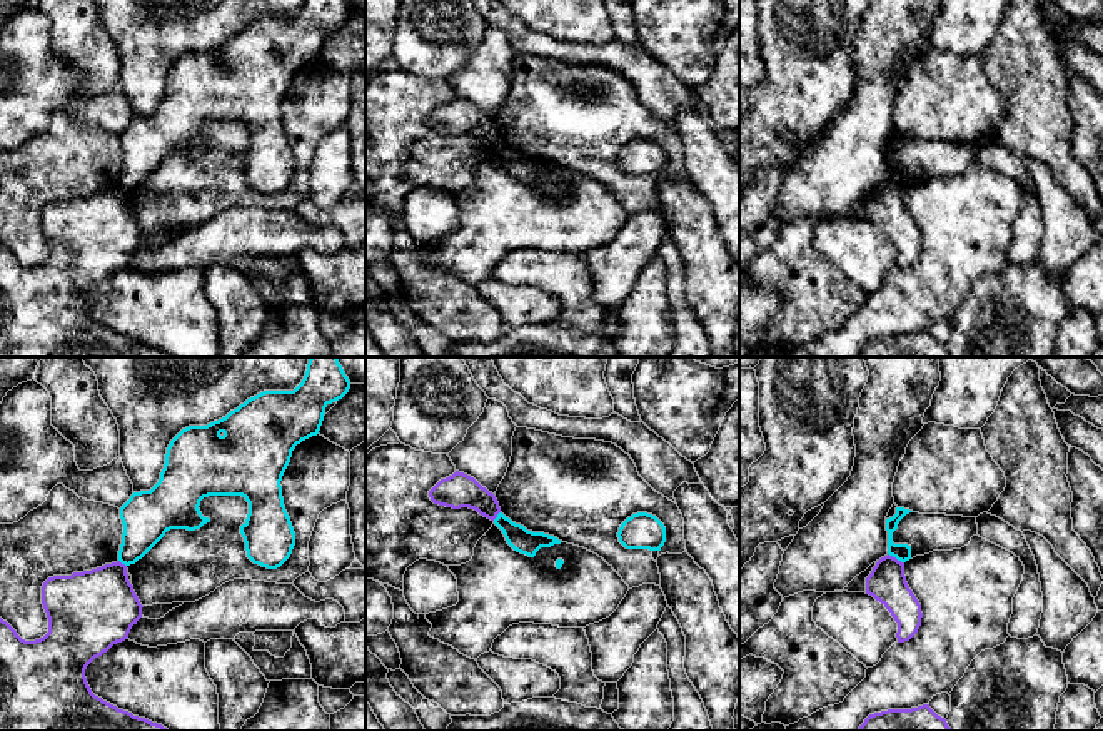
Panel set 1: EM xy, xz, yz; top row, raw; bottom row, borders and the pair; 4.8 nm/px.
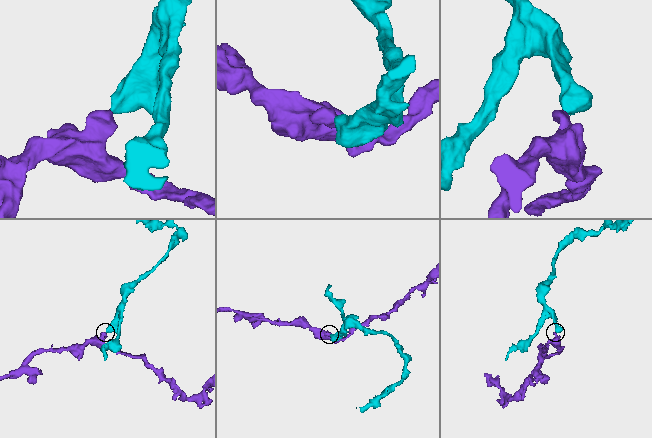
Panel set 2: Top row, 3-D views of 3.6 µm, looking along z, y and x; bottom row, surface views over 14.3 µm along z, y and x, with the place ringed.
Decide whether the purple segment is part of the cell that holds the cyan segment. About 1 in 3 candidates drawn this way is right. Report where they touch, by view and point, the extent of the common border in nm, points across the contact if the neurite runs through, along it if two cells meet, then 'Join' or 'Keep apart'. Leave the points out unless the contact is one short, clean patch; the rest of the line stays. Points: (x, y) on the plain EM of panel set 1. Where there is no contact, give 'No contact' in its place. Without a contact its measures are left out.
Touches cyan at yz (896, 184). Shared border 90 nm. Boundary: yz (888, 179), (903, 189). Keep apart

